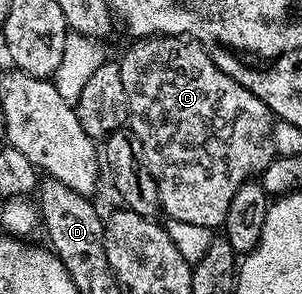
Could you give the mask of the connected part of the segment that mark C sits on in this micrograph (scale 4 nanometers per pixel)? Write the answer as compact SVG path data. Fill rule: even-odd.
M152 36L139 38L118 61L127 95L131 131L141 138L141 150L151 177L157 182L162 215L167 220L190 222L212 230L222 229L229 202L243 184L258 177L276 159L271 130L273 117L265 102L225 74L209 54L190 38Z

